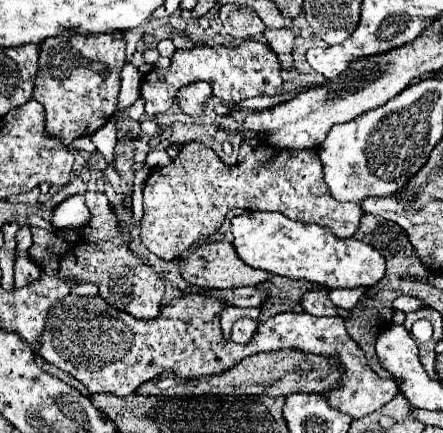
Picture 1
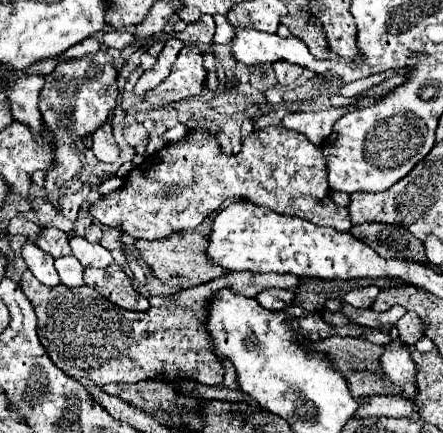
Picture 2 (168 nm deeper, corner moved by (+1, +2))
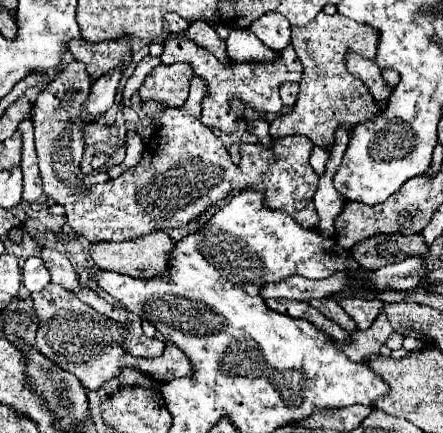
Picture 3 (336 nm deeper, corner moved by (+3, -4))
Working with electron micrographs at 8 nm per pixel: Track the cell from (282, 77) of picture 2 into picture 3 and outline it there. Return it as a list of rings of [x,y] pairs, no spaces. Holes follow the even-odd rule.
[[[285,82],[281,84],[279,88],[279,94],[281,94],[281,100],[285,106],[293,106],[295,100],[297,100],[297,92],[299,92],[299,86],[295,82]]]

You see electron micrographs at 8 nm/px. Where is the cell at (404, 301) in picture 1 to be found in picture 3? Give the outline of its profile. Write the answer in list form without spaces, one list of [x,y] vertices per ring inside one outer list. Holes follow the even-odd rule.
[[[309,300],[311,306],[315,306],[321,314],[325,314],[327,318],[331,318],[333,322],[337,322],[343,330],[347,332],[357,332],[357,324],[351,320],[351,316],[347,316],[347,312],[335,302],[335,300]]]

